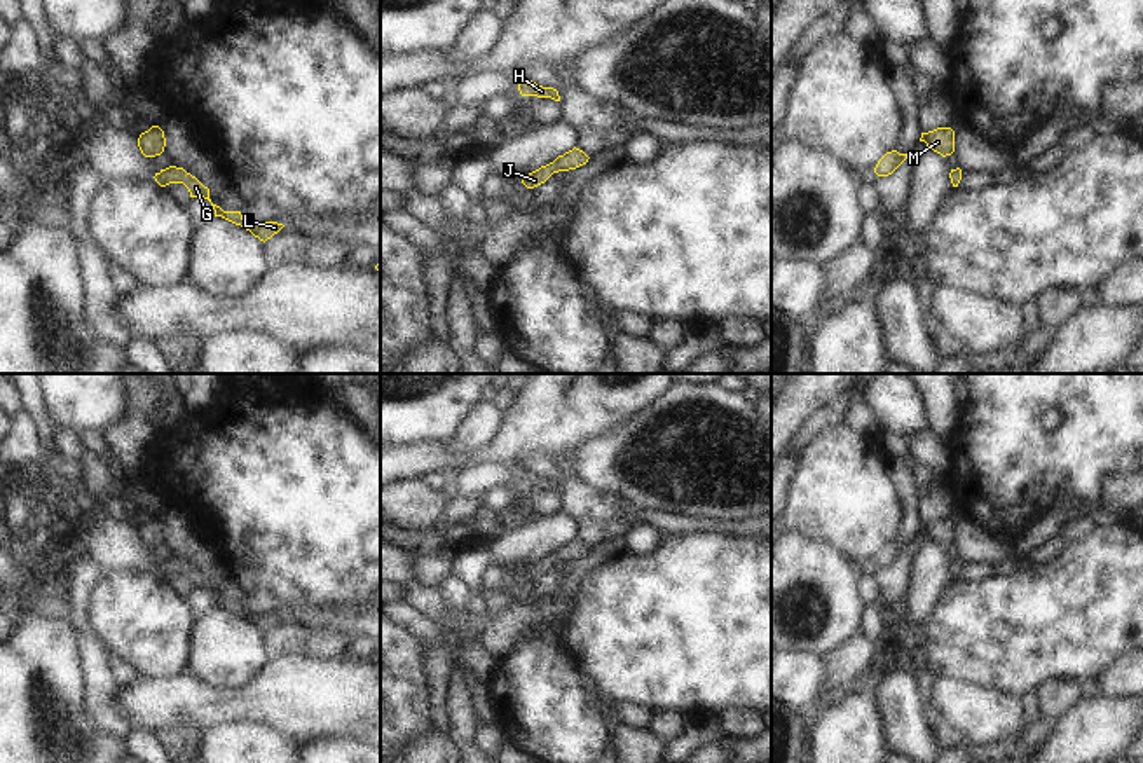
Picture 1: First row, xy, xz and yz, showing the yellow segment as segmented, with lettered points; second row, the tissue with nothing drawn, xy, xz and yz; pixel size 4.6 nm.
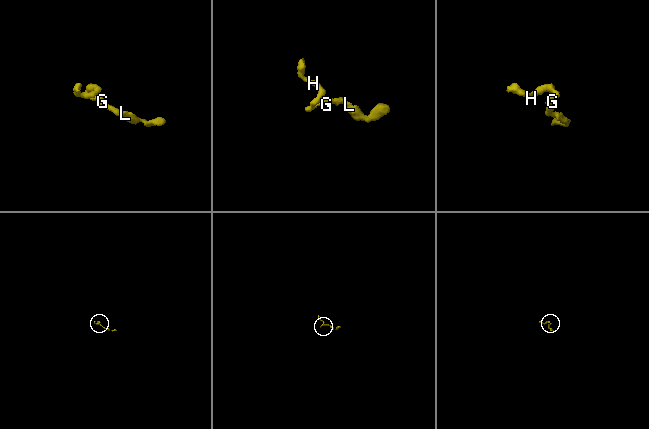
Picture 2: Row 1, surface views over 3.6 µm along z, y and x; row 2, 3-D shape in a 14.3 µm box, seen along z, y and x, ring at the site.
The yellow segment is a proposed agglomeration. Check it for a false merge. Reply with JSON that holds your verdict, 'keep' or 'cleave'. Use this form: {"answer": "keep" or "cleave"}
{"answer": "keep"}

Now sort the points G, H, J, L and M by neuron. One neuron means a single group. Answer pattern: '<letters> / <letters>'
G H J L M

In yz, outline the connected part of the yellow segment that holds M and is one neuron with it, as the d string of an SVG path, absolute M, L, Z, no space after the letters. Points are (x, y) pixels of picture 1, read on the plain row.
M937 519L934 522L921 524L920 533L925 533L928 541L934 541L942 548L955 543L955 522L951 519Z

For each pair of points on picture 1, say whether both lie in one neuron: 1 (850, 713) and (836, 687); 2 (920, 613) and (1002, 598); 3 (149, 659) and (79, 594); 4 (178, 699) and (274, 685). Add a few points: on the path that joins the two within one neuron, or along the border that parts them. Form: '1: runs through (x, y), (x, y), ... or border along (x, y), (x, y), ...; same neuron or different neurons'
1: border along (824, 704), (808, 716); different neurons
2: border along (955, 578), (944, 589), (922, 627); different neurons
3: border along (100, 573), (89, 594), (89, 625), (103, 643); different neurons
4: runs through (203, 704), (250, 704); same neuron

